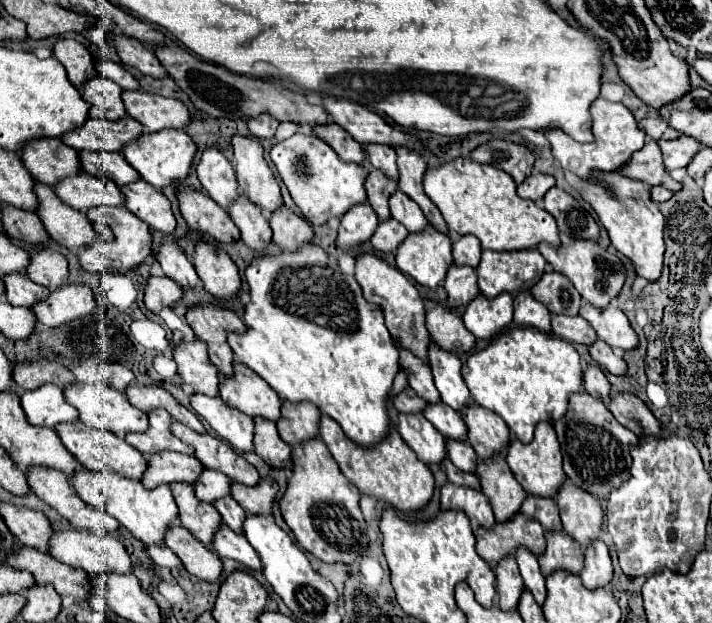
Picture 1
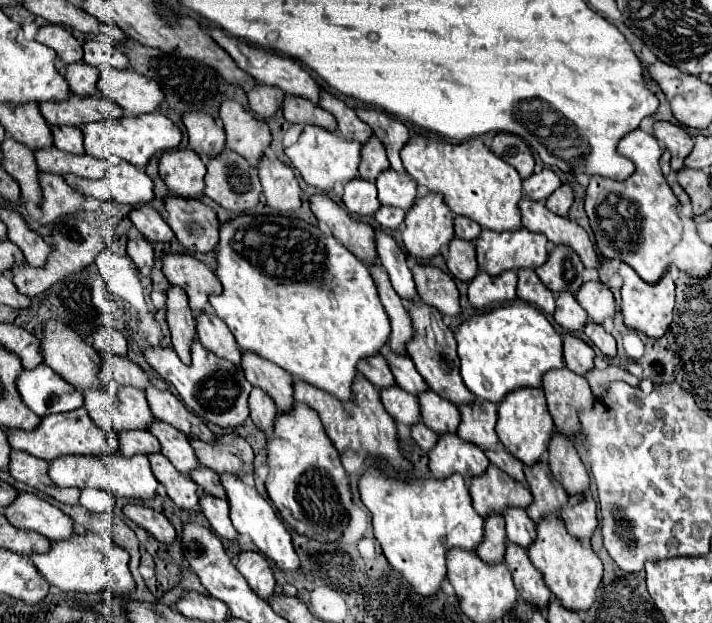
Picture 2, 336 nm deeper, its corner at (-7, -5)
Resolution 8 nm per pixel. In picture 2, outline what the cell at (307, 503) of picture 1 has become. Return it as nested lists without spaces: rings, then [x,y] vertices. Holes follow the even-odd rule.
[[[294,402],[290,412],[280,412],[274,420],[274,434],[266,442],[266,464],[268,464],[268,478],[266,490],[272,504],[280,510],[284,522],[288,522],[298,534],[314,538],[318,542],[336,542],[342,538],[342,532],[348,524],[348,510],[352,506],[350,488],[348,488],[348,474],[340,464],[340,454],[326,436],[318,414],[302,402]]]

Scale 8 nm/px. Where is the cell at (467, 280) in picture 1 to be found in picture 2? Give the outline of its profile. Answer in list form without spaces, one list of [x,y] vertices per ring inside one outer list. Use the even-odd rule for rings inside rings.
[[[452,238],[448,244],[448,254],[446,254],[446,266],[452,276],[468,282],[478,274],[478,264],[476,264],[476,246],[472,242]]]

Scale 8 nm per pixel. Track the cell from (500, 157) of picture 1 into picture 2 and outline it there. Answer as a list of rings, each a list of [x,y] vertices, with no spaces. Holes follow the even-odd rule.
[[[496,134],[492,140],[492,152],[504,162],[512,164],[522,178],[528,178],[534,172],[534,156],[526,142],[514,134]]]

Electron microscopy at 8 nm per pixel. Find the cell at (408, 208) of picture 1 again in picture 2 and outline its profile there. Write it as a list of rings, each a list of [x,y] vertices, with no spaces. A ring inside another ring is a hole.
[[[388,168],[376,178],[378,198],[384,206],[398,206],[408,210],[416,200],[416,180],[410,174],[398,174]]]

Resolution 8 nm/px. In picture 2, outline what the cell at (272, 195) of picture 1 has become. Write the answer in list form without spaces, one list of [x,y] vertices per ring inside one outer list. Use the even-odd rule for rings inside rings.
[[[224,100],[220,118],[226,130],[226,148],[242,154],[248,162],[258,164],[264,150],[270,146],[270,130],[264,120],[246,112],[238,102]]]

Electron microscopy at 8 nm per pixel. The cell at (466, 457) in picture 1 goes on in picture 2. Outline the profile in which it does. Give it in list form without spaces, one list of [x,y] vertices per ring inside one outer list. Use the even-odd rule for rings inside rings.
[[[426,390],[426,392],[418,394],[418,402],[420,402],[422,422],[426,426],[430,426],[436,434],[456,432],[458,422],[460,422],[458,408],[450,400],[438,396],[432,390]]]

